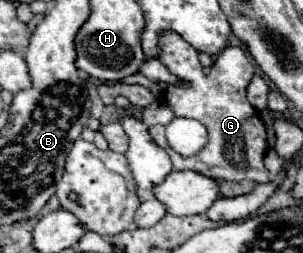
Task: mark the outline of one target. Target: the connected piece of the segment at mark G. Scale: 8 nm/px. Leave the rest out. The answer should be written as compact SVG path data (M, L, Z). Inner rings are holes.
M163 31L159 35L157 59L173 75L189 83L189 87L167 85L167 89L163 91L163 101L173 109L175 117L197 119L207 127L207 133L209 133L209 141L199 153L191 157L181 157L169 147L165 139L165 127L153 125L149 129L149 135L157 145L161 145L169 153L173 161L173 169L191 169L207 177L219 179L223 197L237 197L237 195L249 193L257 183L269 181L271 175L263 167L263 157L267 153L267 127L263 119L259 117L257 109L247 101L247 85L253 79L255 67L247 59L245 51L241 47L225 47L215 57L211 73L205 73L199 63L197 51L179 33Z

